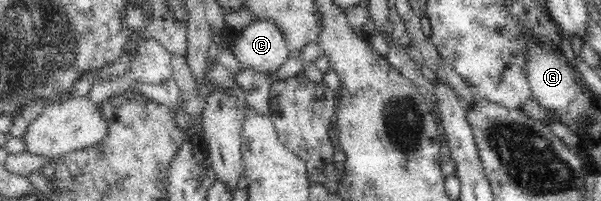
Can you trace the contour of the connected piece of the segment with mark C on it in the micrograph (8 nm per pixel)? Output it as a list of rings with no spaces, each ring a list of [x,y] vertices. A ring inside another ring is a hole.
[[[256,19],[230,48],[244,68],[258,72],[275,71],[290,57],[285,35],[272,20]]]

